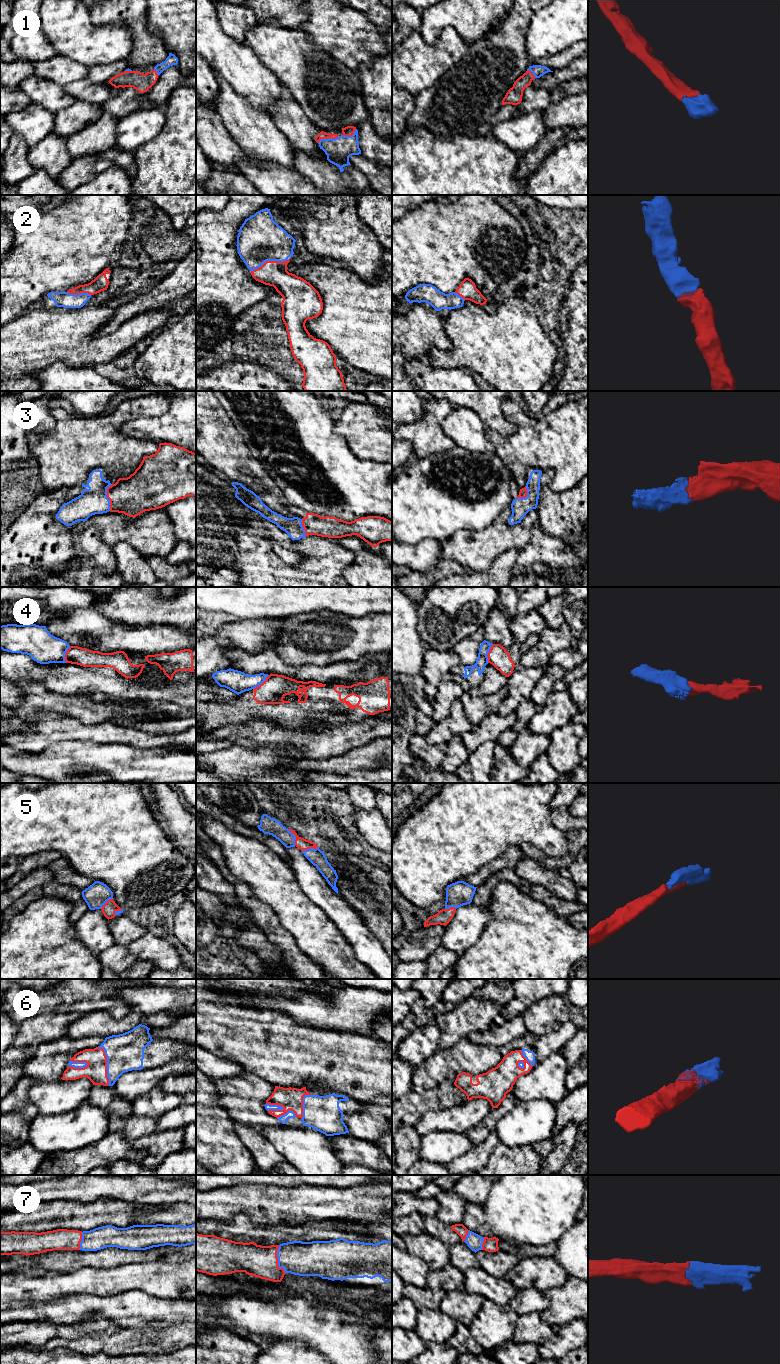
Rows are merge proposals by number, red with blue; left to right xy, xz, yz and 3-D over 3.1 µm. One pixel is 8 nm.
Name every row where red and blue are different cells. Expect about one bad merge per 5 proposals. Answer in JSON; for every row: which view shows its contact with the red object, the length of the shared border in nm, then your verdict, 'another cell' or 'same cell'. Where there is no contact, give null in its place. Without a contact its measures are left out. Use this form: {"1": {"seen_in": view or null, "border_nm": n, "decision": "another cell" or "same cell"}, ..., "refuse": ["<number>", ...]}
{"1": {"seen_in": "xz", "border_nm": 180, "decision": "same cell"}, "2": {"seen_in": "xz", "border_nm": 320, "decision": "same cell"}, "3": {"seen_in": "xy", "border_nm": 220, "decision": "same cell"}, "4": {"seen_in": "yz", "border_nm": 160, "decision": "another cell"}, "5": {"seen_in": "xz", "border_nm": 150, "decision": "same cell"}, "6": {"seen_in": "xy", "border_nm": 320, "decision": "same cell"}, "7": {"seen_in": "xz", "border_nm": 240, "decision": "same cell"}, "refuse": ["4"]}

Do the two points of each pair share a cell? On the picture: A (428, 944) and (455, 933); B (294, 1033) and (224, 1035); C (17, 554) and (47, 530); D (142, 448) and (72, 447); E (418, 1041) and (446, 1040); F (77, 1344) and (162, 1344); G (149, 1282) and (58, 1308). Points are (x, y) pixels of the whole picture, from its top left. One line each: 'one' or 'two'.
A: two
B: one
C: one
D: one
E: two
F: one
G: two

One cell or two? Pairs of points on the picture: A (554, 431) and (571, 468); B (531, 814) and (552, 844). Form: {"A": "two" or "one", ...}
{"A": "one", "B": "one"}

